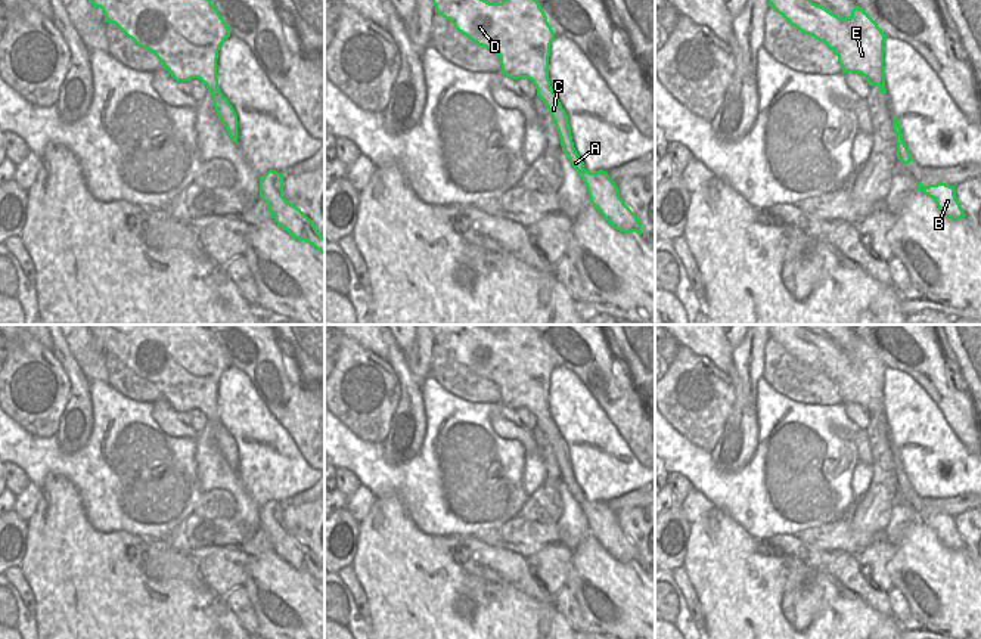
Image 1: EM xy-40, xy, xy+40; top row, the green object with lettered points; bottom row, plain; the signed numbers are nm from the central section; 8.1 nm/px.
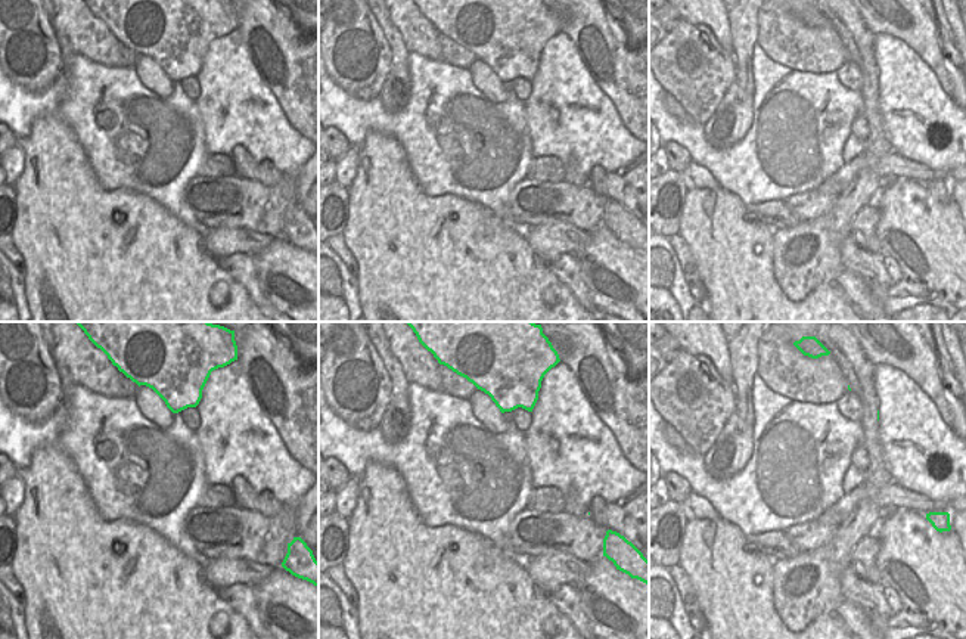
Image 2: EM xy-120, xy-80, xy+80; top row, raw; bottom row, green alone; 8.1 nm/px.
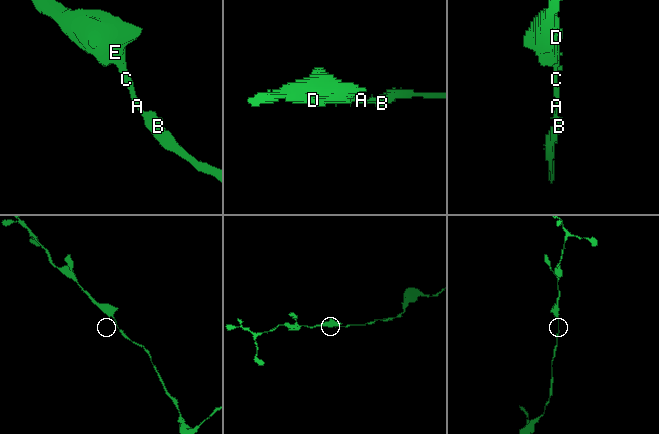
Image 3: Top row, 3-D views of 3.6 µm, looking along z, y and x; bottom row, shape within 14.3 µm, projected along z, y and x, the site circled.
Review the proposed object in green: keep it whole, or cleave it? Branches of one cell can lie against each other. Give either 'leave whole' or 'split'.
leave whole

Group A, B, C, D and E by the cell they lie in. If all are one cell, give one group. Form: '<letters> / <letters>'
A B C D E

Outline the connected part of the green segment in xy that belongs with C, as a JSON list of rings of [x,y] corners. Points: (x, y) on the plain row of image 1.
[[[432,325],[432,334],[435,344],[448,350],[459,363],[499,387],[503,406],[533,412],[555,452],[562,483],[586,515],[590,534],[614,559],[642,565],[642,555],[620,528],[615,512],[603,500],[587,502],[574,478],[568,446],[549,410],[555,363],[537,329],[506,325],[502,334],[490,334],[476,325]]]

